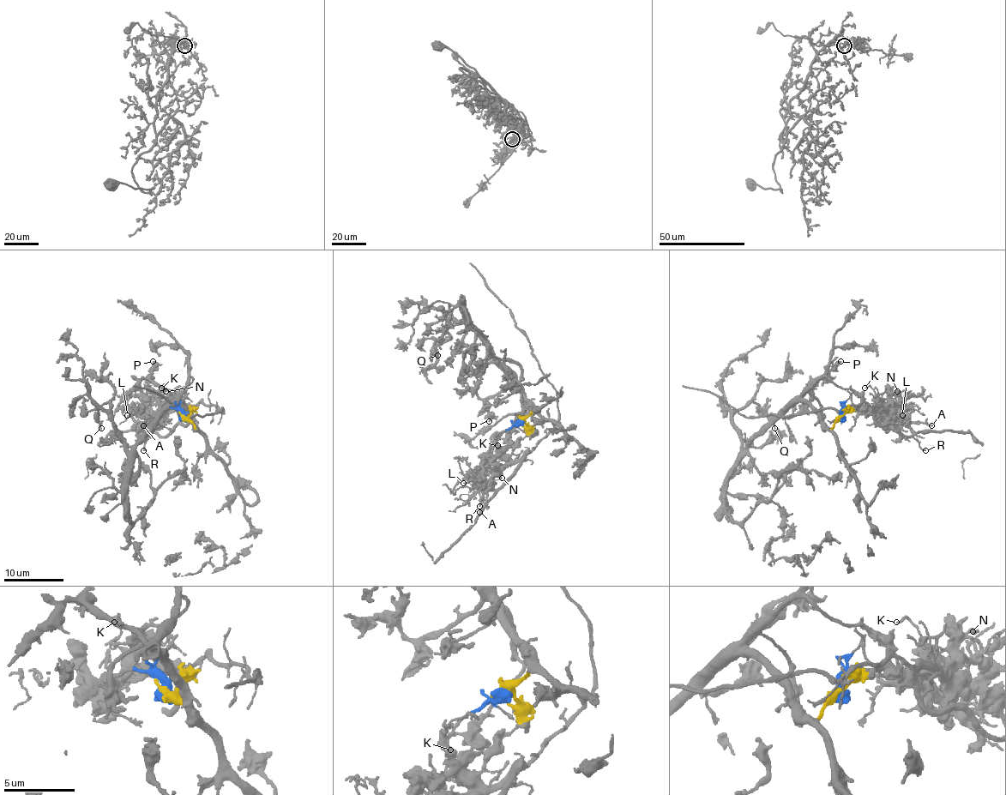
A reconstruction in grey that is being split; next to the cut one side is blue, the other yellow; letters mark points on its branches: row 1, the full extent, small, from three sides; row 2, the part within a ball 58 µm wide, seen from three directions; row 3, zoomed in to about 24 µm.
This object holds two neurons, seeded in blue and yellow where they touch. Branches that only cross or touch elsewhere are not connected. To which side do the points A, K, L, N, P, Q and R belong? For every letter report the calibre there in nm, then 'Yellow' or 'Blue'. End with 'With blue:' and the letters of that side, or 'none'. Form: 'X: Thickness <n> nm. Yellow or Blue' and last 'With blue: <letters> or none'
A: Thickness 110 nm. Blue
K: Thickness 150 nm. Blue
L: Thickness 160 nm. Blue
N: Thickness 120 nm. Blue
P: Thickness 320 nm. Yellow
Q: Thickness 150 nm. Yellow
R: Thickness 170 nm. Blue
With blue: A, K, L, N, R

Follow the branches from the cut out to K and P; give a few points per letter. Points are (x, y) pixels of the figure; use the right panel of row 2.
K: (840, 416), (849, 407), (867, 412), (878, 401), (870, 386), (864, 388)
P: (840, 416), (830, 428), (802, 400), (840, 361)

